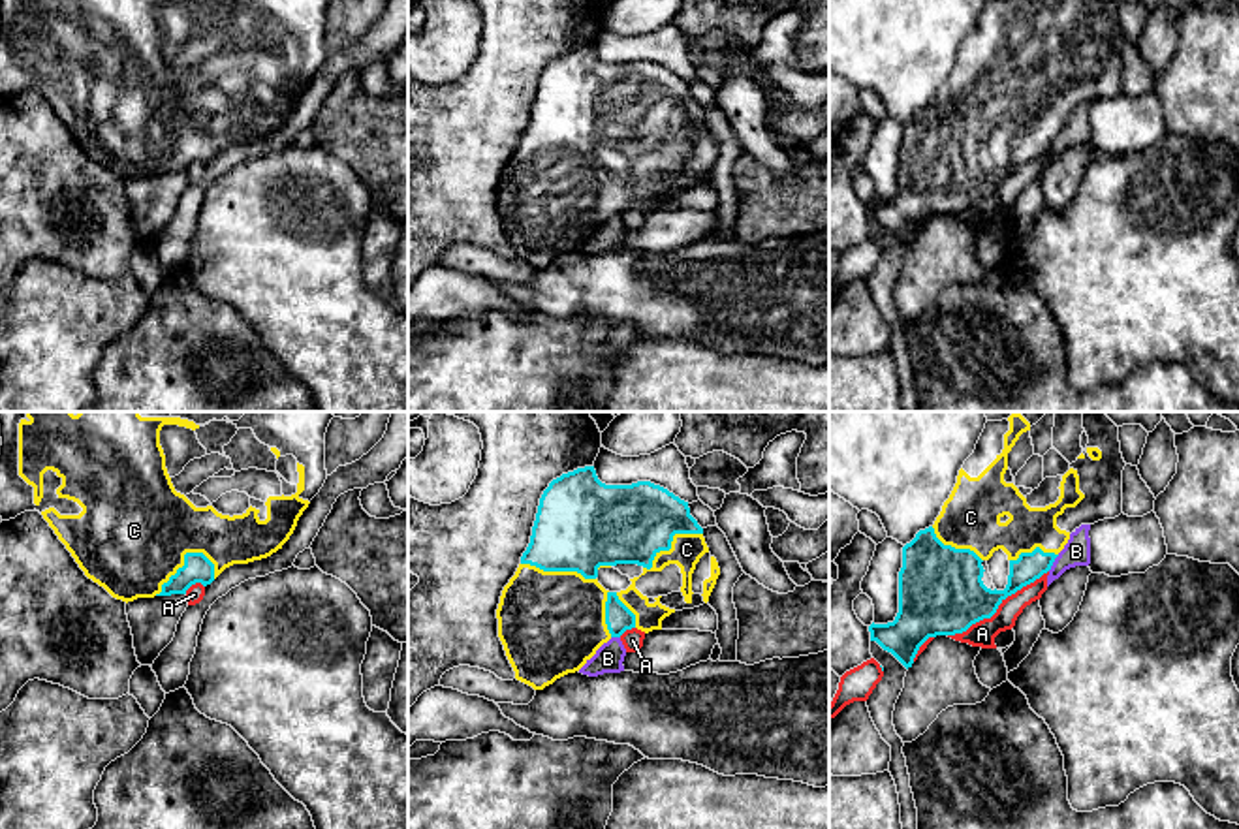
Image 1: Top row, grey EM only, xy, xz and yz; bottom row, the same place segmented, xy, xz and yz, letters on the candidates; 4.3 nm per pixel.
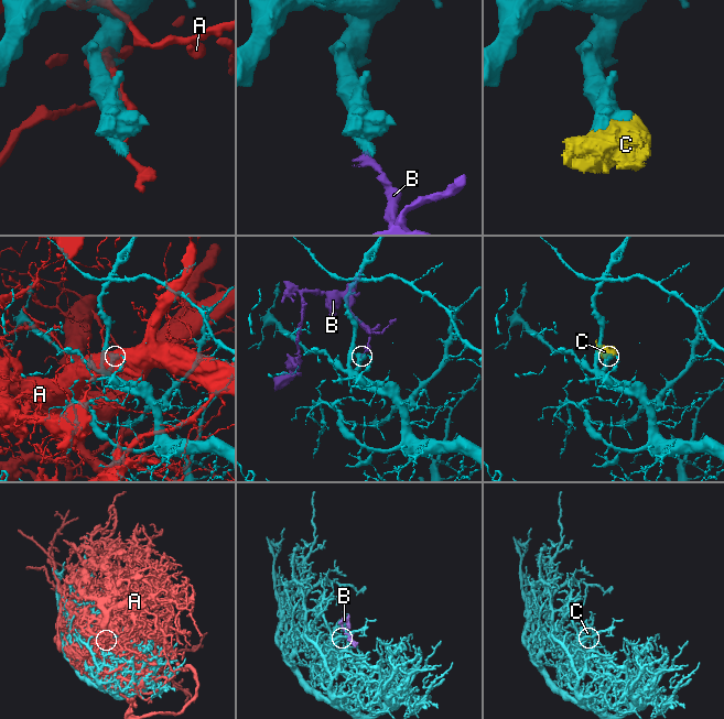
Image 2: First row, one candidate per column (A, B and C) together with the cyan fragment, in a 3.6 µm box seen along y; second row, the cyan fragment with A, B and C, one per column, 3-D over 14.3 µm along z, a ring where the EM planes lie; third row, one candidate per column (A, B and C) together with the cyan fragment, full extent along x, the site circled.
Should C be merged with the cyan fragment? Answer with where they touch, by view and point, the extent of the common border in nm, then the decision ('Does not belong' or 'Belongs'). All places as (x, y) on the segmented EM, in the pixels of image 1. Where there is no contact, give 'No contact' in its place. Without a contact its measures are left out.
Touches cyan at xy (185, 561). Shared border 300 nm. Belongs

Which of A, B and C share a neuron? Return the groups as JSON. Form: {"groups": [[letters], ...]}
{"groups": [["A"], ["B"], ["C"]]}

